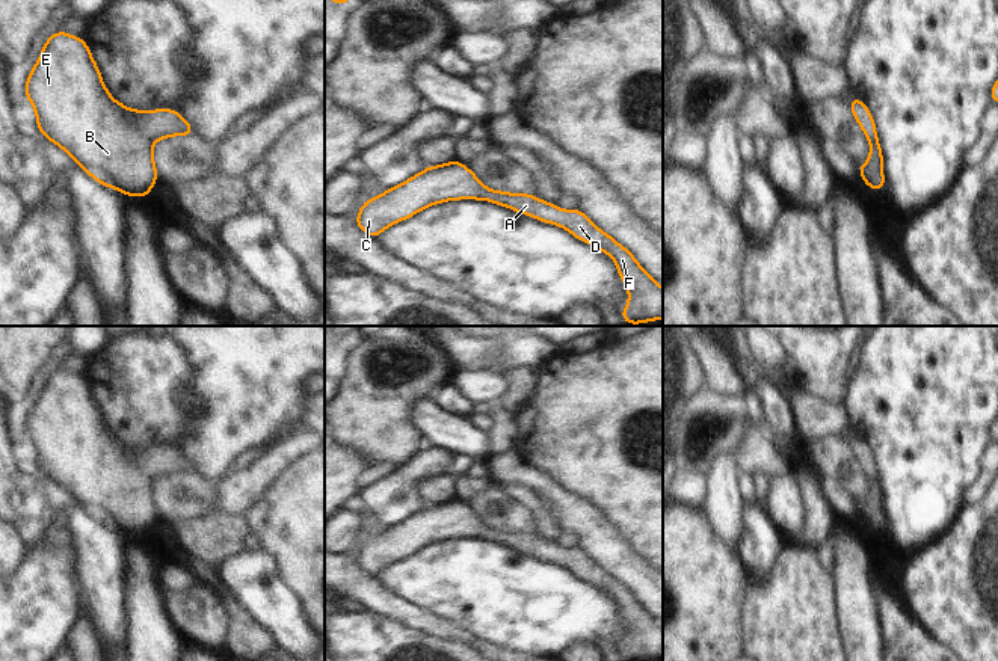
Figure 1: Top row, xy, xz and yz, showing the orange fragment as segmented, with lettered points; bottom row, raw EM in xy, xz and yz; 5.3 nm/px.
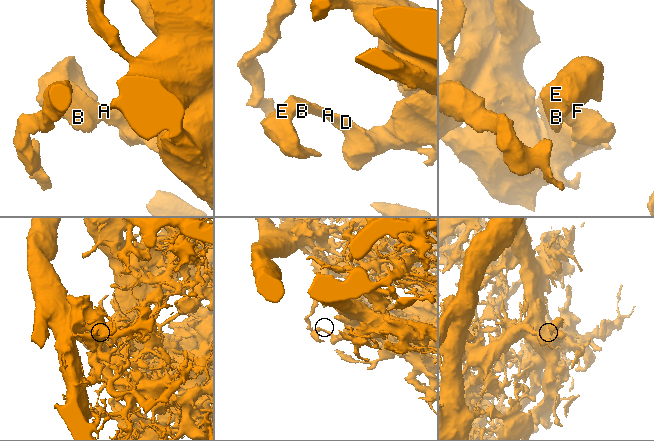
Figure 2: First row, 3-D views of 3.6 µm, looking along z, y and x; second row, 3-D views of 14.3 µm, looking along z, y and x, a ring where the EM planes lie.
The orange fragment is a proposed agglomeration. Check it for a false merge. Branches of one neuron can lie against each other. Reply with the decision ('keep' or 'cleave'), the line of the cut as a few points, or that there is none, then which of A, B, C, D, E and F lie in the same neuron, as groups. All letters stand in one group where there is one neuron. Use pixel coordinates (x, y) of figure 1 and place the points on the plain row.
keep; cut none; groups A B C D E F

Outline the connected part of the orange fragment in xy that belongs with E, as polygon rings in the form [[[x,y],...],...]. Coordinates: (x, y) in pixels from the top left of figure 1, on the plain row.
[[[66,370],[48,374],[24,427],[41,472],[68,490],[95,519],[133,536],[146,536],[159,516],[152,481],[195,472],[192,462],[175,447],[133,448],[118,441],[109,432],[86,379]]]

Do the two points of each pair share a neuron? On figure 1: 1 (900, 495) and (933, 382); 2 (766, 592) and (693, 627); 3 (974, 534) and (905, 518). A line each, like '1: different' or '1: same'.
1: same
2: different
3: different

